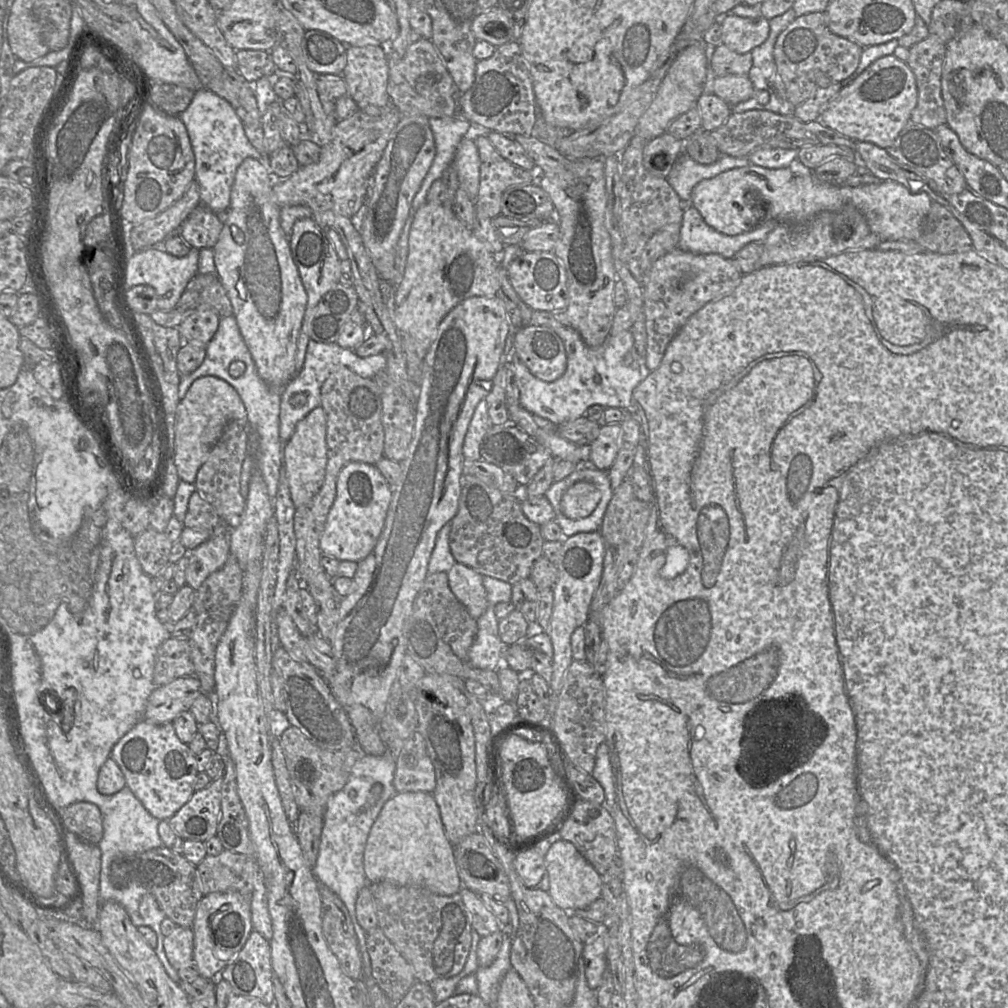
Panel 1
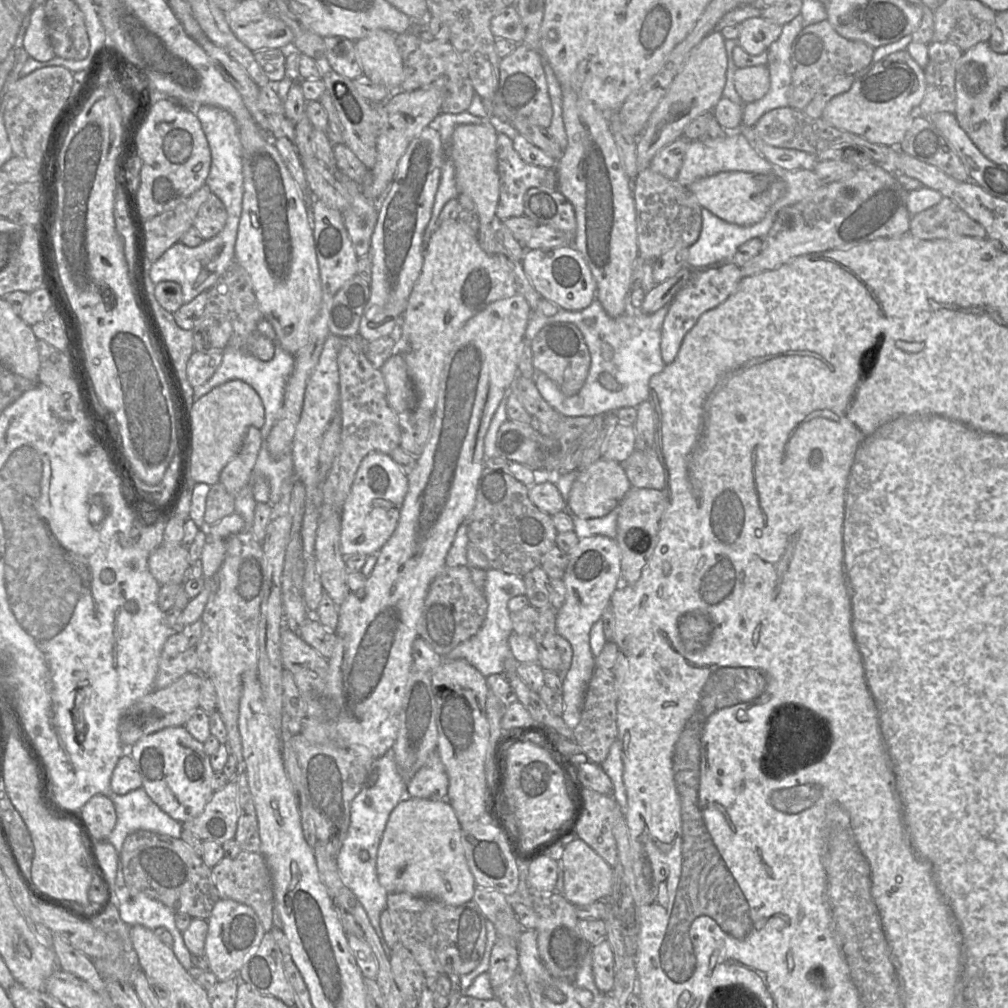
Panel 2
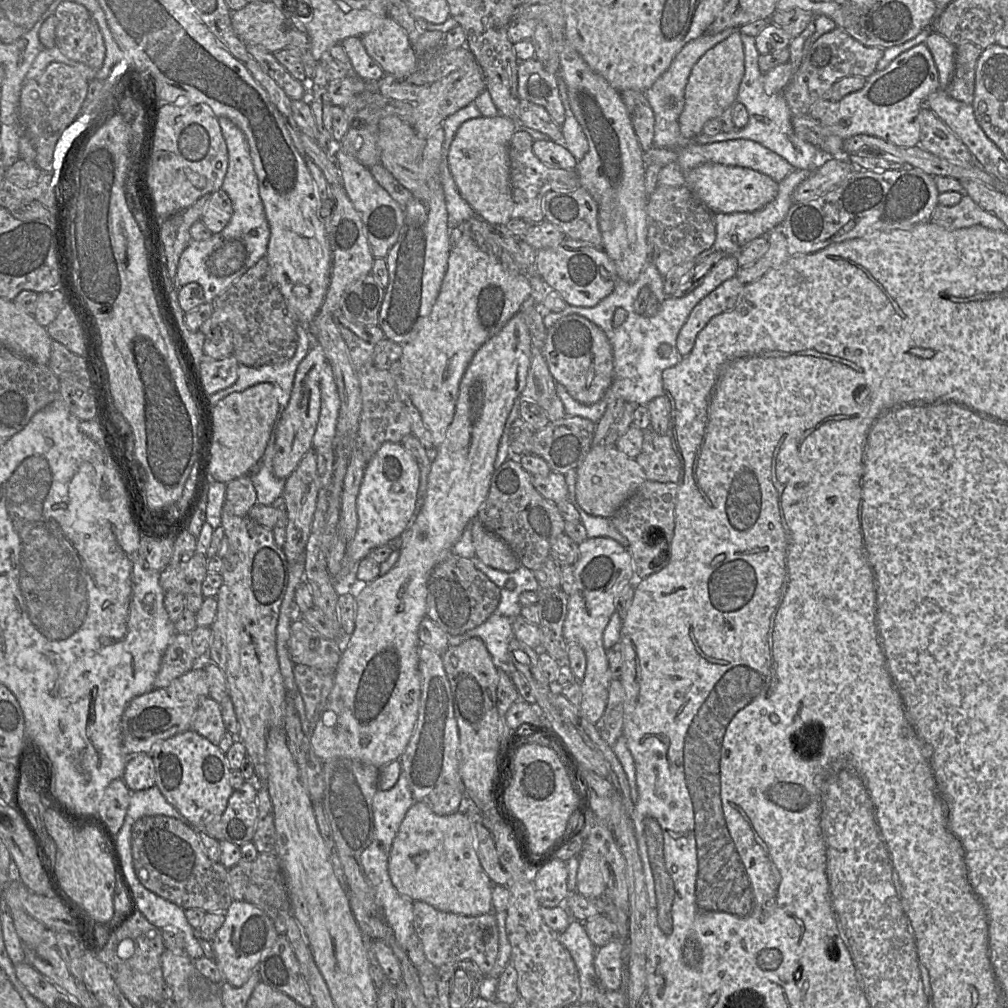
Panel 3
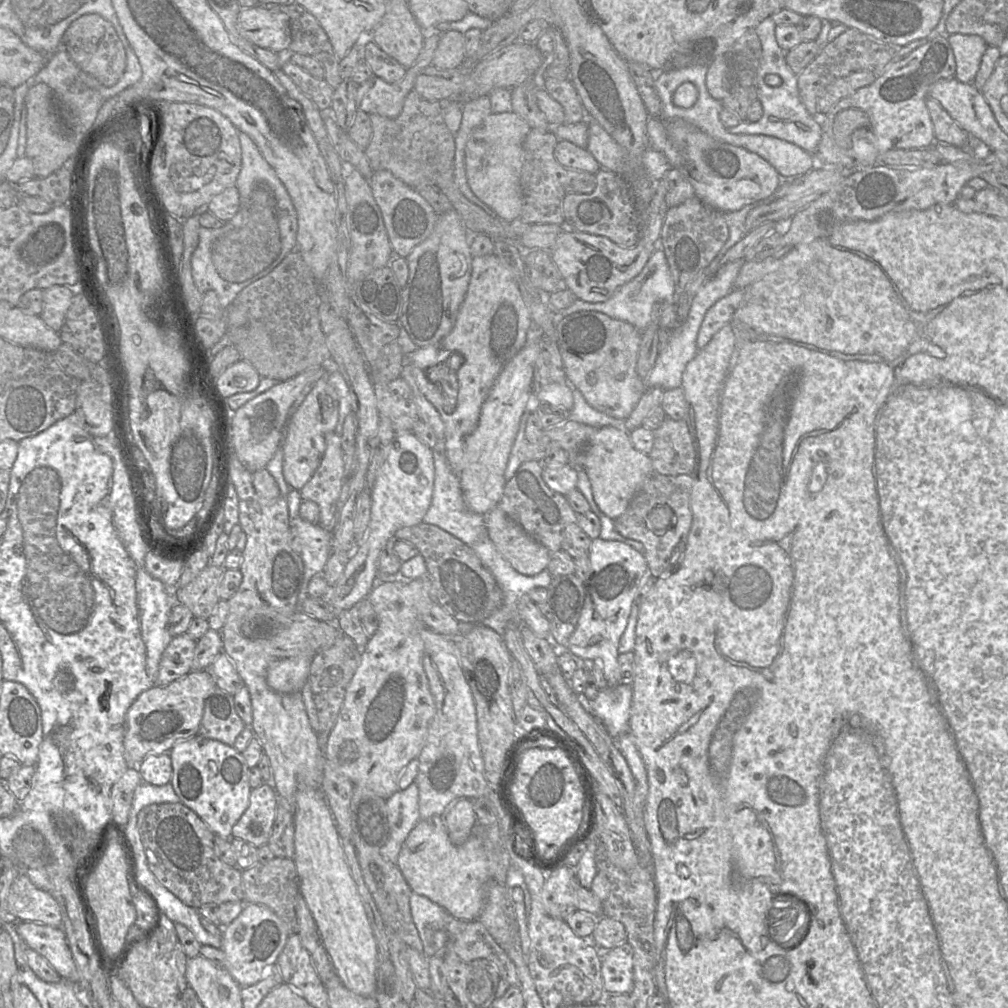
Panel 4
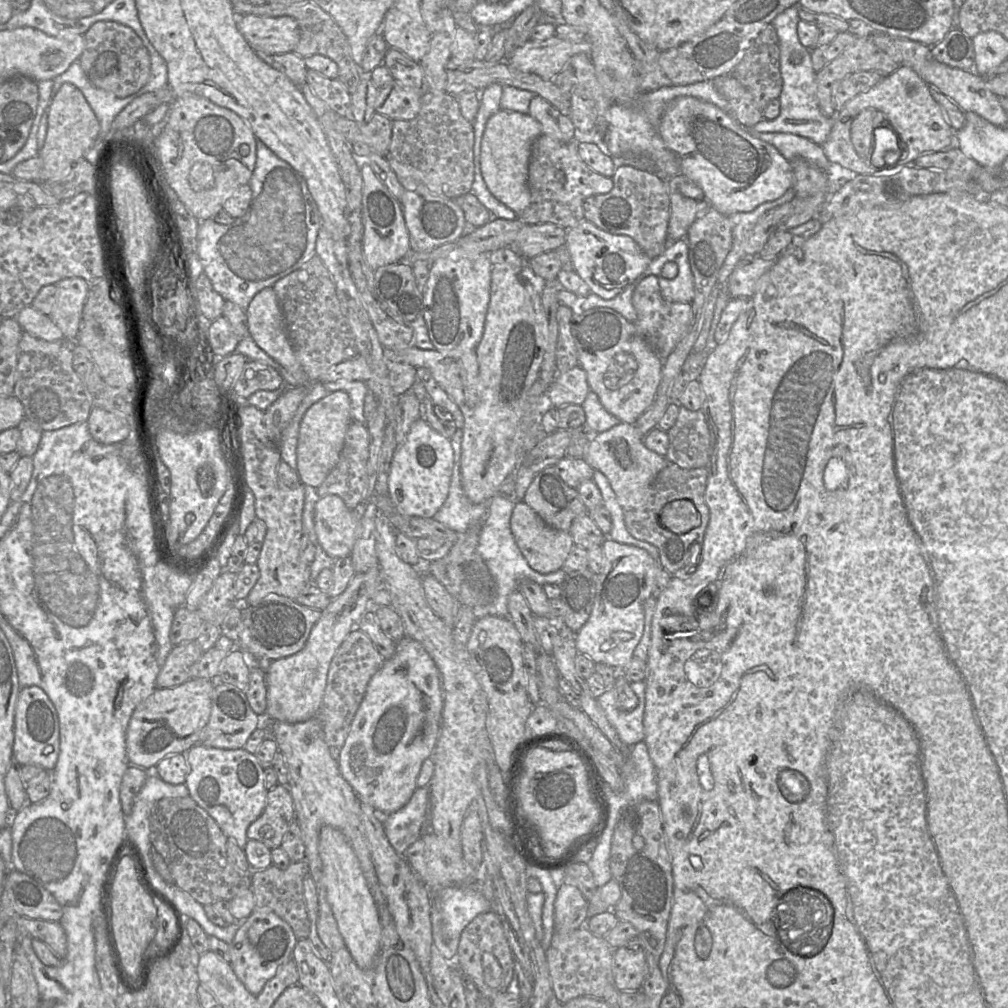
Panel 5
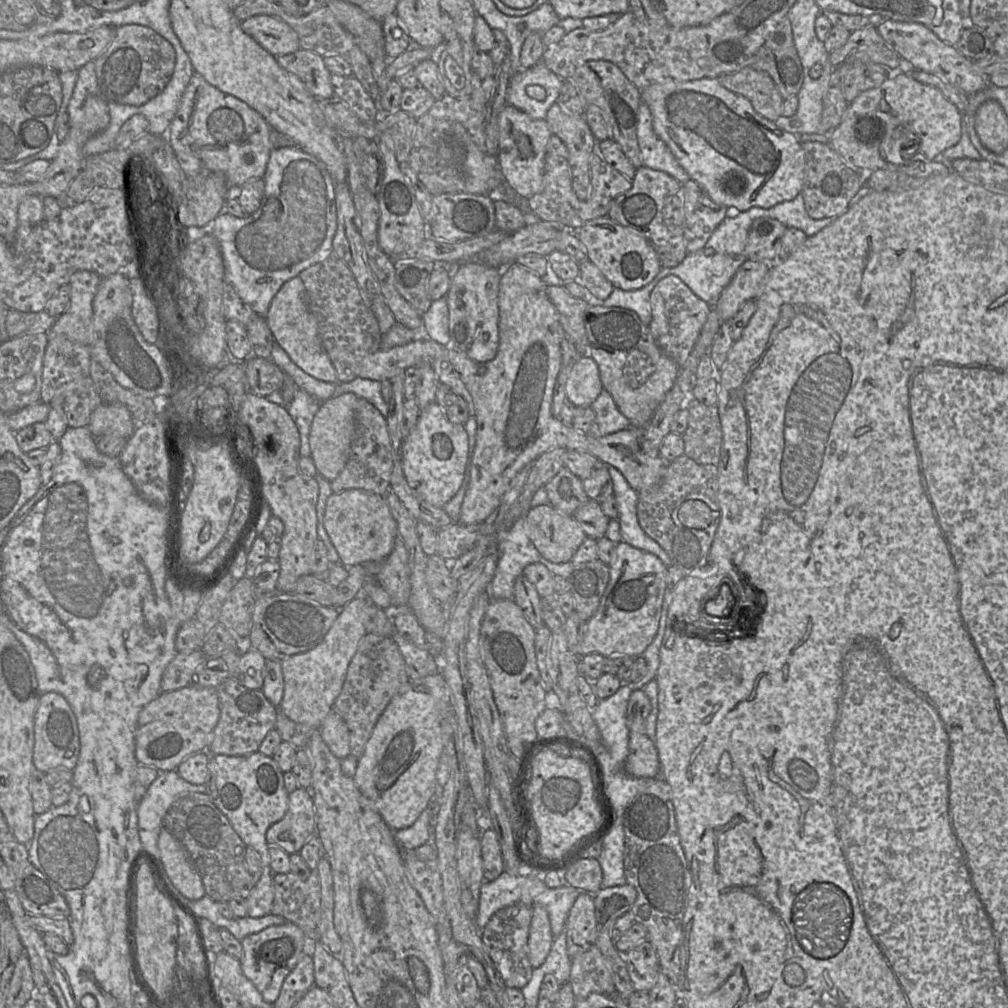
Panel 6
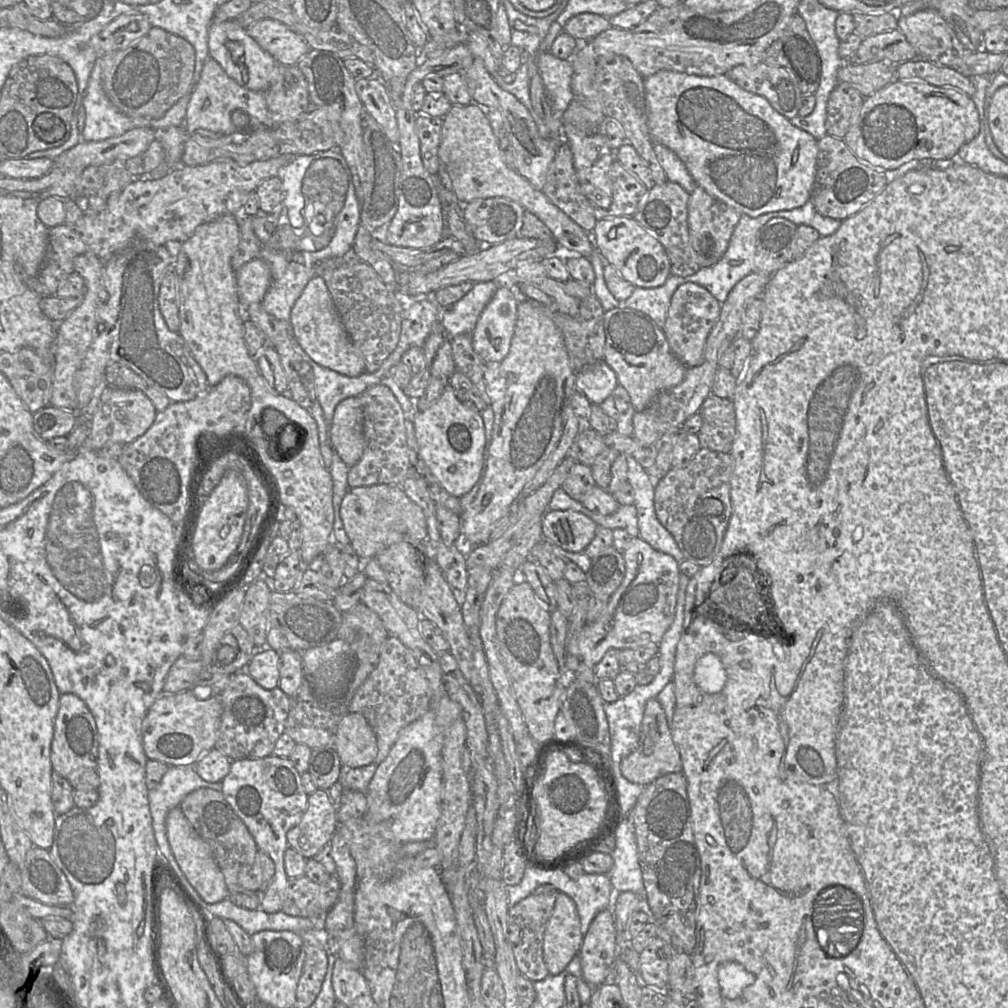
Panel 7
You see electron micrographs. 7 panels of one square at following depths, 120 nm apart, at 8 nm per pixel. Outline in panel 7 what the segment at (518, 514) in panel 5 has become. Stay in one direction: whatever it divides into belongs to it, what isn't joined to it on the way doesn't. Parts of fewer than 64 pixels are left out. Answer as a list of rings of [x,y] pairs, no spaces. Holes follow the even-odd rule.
[[[548,510],[542,517],[543,539],[566,552],[583,552],[594,539],[598,525],[573,510]]]

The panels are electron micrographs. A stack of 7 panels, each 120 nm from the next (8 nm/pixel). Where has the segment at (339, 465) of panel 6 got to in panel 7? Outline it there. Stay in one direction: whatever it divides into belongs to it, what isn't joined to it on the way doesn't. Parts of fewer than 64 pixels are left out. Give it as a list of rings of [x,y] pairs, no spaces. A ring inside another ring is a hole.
[[[359,396],[347,398],[336,407],[329,429],[330,449],[338,463],[350,468],[363,438],[362,406]]]

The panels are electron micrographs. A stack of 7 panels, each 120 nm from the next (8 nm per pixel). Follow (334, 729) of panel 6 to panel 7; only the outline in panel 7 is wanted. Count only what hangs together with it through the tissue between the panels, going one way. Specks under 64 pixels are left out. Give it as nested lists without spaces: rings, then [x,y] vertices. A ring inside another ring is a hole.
[[[348,711],[340,720],[334,743],[345,766],[375,763],[378,746],[376,734],[360,713]]]

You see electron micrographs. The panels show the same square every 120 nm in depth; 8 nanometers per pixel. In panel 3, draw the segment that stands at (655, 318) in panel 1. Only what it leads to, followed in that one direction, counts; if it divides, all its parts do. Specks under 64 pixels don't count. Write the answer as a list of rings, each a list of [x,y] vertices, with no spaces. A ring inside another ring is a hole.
[[[734,276],[704,297],[690,312],[677,337],[677,349],[687,356],[695,344],[699,332],[714,316],[735,307],[744,285]]]

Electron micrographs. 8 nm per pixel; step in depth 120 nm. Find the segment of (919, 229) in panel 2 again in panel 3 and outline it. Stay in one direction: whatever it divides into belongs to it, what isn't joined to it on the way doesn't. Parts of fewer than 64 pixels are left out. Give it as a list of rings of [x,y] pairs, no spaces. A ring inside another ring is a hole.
[[[963,195],[959,203],[952,206],[938,204],[934,209],[930,222],[947,230],[968,228],[975,225],[1006,231],[1005,224],[994,214],[984,210],[968,195]]]

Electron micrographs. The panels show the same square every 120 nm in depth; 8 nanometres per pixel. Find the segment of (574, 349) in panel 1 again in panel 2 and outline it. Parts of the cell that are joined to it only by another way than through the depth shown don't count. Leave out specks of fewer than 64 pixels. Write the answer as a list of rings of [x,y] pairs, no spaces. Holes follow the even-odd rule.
[[[595,299],[590,306],[582,310],[560,309],[553,316],[533,313],[525,331],[525,339],[533,339],[545,325],[552,322],[570,322],[581,331],[591,357],[588,376],[578,393],[571,396],[564,394],[548,376],[535,371],[533,379],[539,393],[563,417],[594,417],[602,413],[616,412],[624,407],[637,407],[649,400],[649,381],[666,366],[661,357],[660,342],[667,312],[668,305],[653,314],[643,314],[639,309],[627,309],[620,317],[612,318],[601,302]],[[603,373],[609,373],[616,379],[619,383],[617,390],[608,390],[601,384],[600,376]]]

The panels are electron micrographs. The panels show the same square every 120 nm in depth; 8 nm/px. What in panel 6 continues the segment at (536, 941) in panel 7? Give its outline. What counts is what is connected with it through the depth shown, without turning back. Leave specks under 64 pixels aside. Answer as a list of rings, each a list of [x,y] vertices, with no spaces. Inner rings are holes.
[[[515,904],[497,911],[481,930],[485,959],[497,972],[504,986],[521,989],[531,979],[533,967],[528,955],[529,928],[533,907]]]

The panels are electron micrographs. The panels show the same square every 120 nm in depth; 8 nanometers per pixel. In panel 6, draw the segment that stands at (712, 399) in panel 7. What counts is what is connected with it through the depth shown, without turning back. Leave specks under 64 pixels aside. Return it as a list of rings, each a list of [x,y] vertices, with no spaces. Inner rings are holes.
[[[688,398],[688,426],[682,434],[684,455],[698,464],[718,465],[721,456],[723,432],[717,405],[706,406]]]

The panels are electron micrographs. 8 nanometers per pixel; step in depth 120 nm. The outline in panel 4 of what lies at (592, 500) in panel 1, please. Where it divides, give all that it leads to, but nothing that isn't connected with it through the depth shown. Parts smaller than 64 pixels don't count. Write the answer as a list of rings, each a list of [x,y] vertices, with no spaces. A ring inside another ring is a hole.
[[[621,424],[599,429],[591,440],[582,467],[590,480],[596,505],[602,513],[612,519],[616,519],[625,512],[646,478],[655,473],[648,454],[635,449],[629,431],[624,429]]]

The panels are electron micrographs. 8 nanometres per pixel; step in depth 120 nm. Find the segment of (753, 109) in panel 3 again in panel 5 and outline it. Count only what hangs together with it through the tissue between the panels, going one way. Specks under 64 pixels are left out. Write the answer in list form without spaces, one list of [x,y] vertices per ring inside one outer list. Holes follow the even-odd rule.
[[[798,4],[793,5],[777,15],[771,22],[778,36],[780,73],[783,79],[782,91],[778,97],[780,113],[773,120],[762,119],[749,130],[758,133],[794,134],[822,145],[830,133],[832,120],[824,117],[818,108],[816,72],[811,61],[811,50],[800,43],[797,34],[797,26],[800,21],[798,11]]]

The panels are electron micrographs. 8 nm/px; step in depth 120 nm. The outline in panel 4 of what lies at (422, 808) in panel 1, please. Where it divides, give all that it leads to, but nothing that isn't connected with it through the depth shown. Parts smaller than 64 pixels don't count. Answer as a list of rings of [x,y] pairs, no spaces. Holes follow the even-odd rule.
[[[439,816],[418,821],[403,843],[396,864],[414,894],[427,897],[460,920],[474,920],[479,916],[485,901],[485,887],[493,880],[490,862],[477,836],[471,834],[463,844],[454,844]]]

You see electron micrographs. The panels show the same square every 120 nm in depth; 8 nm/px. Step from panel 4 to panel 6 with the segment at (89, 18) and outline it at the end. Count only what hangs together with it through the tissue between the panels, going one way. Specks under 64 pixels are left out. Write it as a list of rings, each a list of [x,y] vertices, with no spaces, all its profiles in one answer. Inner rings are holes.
[[[128,24],[115,27],[110,45],[93,60],[100,98],[119,104],[140,106],[160,94],[175,68],[173,45],[149,27]]]

